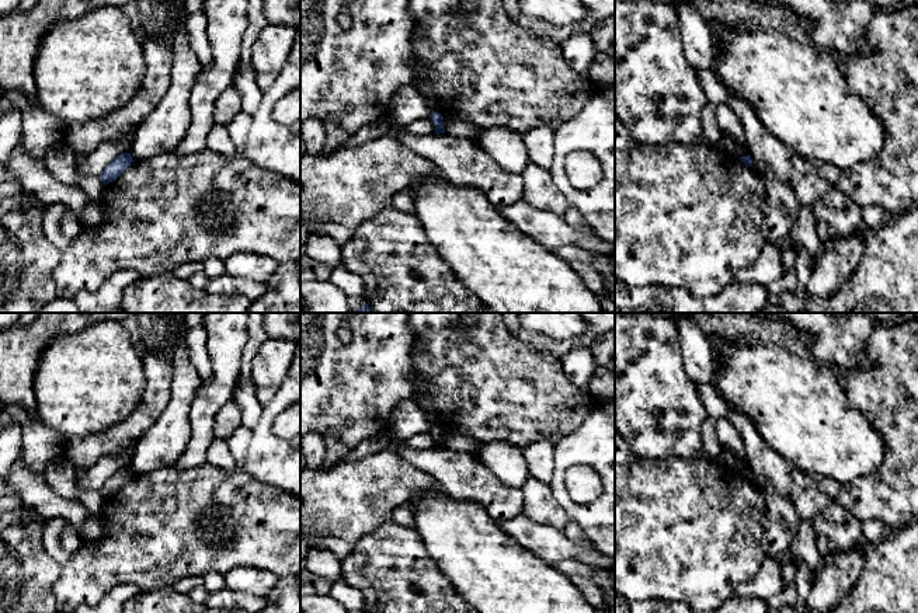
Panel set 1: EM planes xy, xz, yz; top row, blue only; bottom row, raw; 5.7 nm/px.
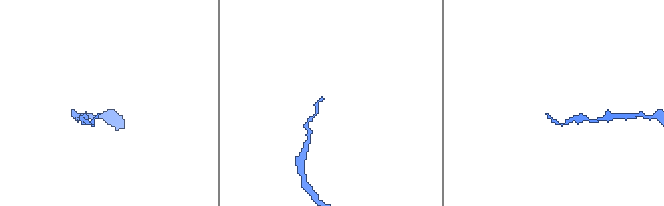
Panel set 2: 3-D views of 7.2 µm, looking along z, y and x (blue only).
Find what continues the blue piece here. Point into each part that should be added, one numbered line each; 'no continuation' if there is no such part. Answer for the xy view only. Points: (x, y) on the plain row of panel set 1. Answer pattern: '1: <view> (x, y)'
no continuation

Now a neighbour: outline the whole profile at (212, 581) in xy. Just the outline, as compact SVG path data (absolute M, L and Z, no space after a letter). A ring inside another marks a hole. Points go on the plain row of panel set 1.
M211 571L202 577L202 586L209 592L222 591L226 588L225 574Z

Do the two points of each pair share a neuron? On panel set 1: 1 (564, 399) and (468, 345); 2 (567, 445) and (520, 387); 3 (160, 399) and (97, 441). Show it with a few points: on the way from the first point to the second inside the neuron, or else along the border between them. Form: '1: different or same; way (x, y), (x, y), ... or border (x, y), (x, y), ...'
1: same; way (541, 399), (518, 396), (491, 369)
2: different; border (588, 414), (563, 436)
3: same; way (145, 414), (124, 435), (112, 439)

